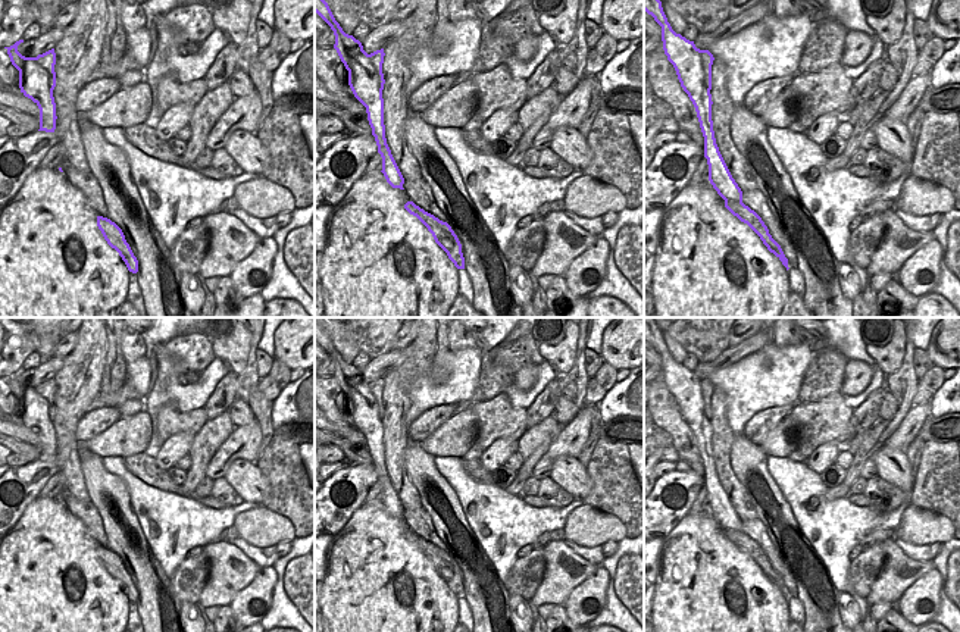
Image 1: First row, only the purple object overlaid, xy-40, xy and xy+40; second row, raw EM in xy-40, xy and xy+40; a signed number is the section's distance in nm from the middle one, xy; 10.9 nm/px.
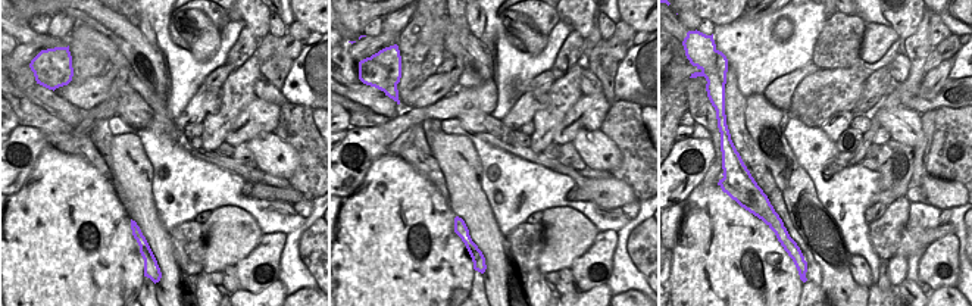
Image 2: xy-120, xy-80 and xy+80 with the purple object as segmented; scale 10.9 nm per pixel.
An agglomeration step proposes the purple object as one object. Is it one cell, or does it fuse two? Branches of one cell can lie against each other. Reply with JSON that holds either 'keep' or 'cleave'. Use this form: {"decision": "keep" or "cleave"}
{"decision": "cleave"}

